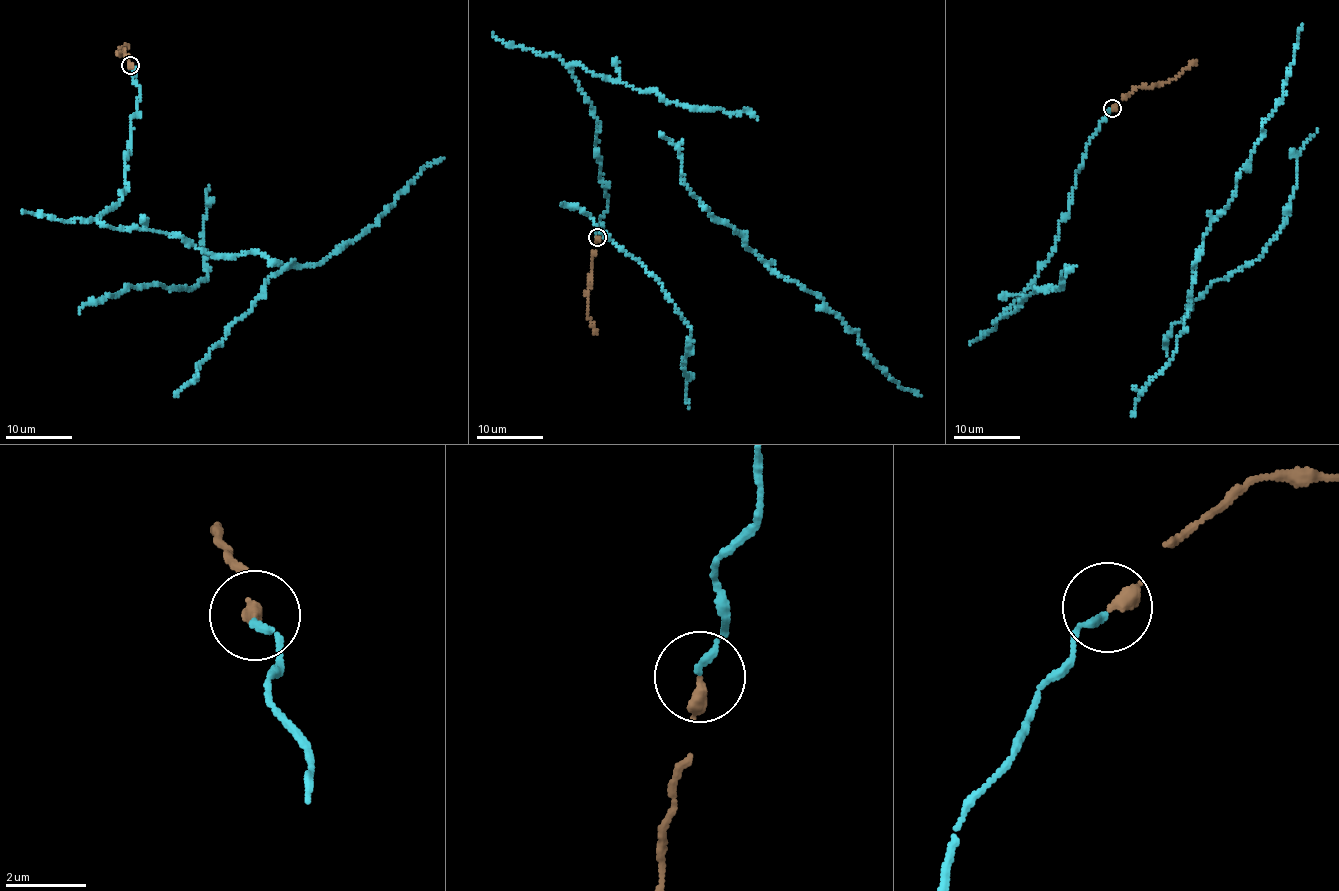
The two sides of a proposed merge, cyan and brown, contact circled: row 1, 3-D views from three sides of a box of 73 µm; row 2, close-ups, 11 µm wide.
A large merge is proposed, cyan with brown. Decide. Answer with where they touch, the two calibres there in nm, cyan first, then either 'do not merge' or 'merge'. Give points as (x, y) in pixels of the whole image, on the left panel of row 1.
at (130, 65); 160 nm thick on the cyan side, 340 nm on the other; merge

